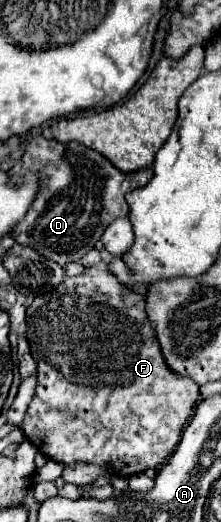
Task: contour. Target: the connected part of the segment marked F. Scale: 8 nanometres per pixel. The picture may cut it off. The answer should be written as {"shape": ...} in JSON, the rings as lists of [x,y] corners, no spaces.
{"shape":[[[87,268],[81,276],[67,278],[63,286],[31,302],[25,336],[37,362],[39,384],[21,430],[41,454],[59,464],[107,464],[113,474],[127,478],[147,468],[161,470],[167,464],[199,400],[199,386],[169,370],[145,312],[143,294],[123,286],[109,268]]]}

